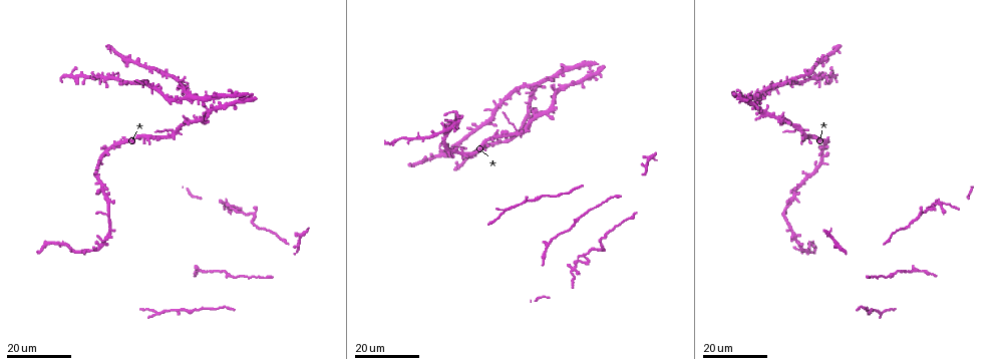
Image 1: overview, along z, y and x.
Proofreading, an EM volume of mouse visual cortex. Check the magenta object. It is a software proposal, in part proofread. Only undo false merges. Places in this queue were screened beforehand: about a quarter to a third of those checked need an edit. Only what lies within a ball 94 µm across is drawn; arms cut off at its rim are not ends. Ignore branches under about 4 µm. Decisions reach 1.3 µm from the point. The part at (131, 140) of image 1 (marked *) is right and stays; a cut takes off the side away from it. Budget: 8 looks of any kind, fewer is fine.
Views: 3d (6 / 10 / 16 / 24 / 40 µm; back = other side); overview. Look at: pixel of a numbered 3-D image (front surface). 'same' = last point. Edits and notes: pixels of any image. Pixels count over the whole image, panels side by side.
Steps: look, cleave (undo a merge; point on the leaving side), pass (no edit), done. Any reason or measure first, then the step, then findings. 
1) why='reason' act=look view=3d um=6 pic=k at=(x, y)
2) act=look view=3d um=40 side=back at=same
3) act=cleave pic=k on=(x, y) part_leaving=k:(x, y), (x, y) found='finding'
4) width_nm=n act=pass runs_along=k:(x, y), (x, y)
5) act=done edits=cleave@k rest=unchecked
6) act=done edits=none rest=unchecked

why='small branch off a trunk' act=look view=3d um=24 pic=1 at=(172, 130)

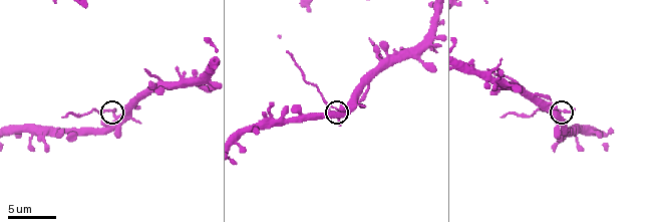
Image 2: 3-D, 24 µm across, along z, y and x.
act=look view=3d um=10 pic=2 at=(120, 117)

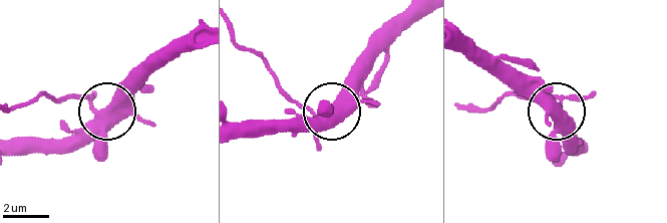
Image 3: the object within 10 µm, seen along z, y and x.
act=look view=3d um=6 pic=3 at=(102, 112)

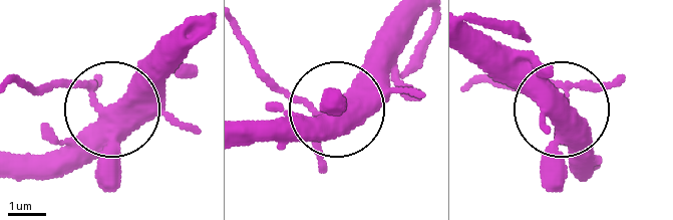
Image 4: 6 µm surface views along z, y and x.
arms=4 act=cleave pic=4 on=(42, 85) found='two neurons meet here'

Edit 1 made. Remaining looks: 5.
act=look view=overview

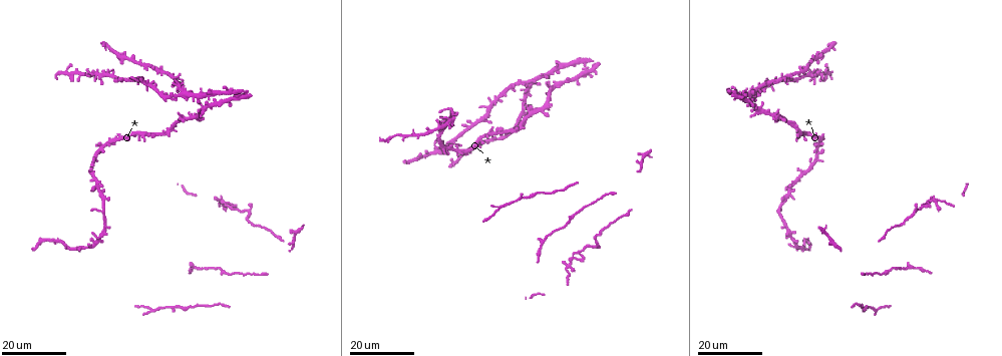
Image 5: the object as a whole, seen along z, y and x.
why='three arms meet' act=look view=3d um=16 pic=5 at=(573, 256)

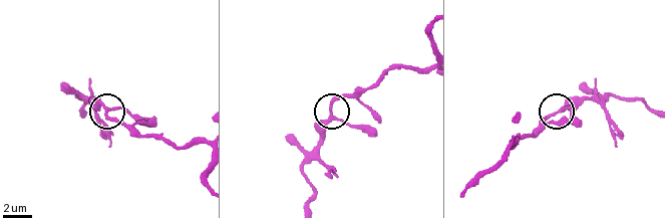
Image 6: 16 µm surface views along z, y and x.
act=look view=3d um=6 pic=6 at=(333, 119)

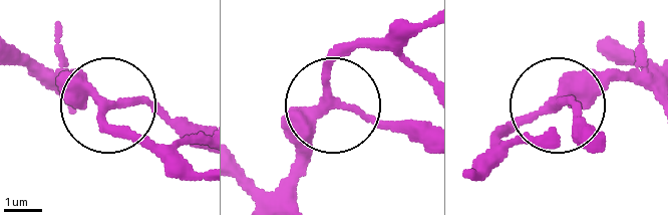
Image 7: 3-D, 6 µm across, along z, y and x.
act=pass found='one neuron here'

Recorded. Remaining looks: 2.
why='a fork' act=look view=3d um=24 pic=5 at=(543, 243)

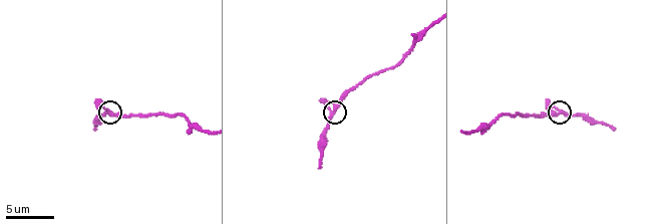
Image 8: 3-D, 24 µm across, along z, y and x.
act=look view=3d um=6 pic=8 at=(334, 112)

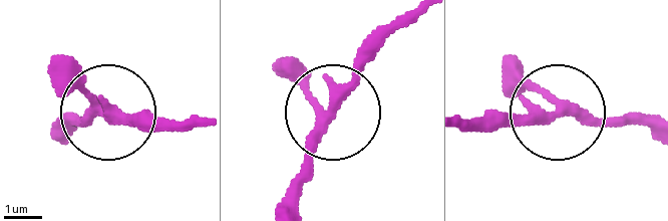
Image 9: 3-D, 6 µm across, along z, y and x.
side_arm_um=7 act=pass found='all the same neuron'

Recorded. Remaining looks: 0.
act=done edits=cleave@4 rest=unchecked

